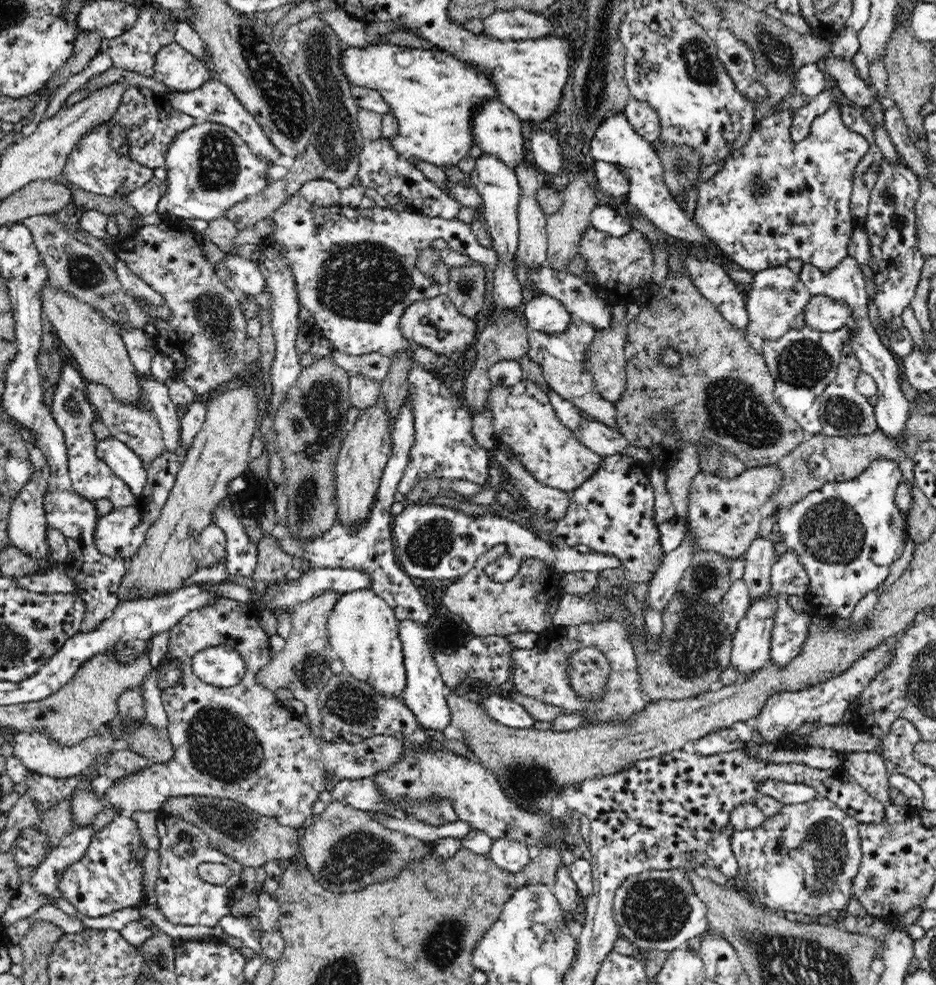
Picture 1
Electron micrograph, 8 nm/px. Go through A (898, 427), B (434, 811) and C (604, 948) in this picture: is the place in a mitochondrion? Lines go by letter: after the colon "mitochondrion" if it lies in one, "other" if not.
A: other
B: mitochondrion
C: other

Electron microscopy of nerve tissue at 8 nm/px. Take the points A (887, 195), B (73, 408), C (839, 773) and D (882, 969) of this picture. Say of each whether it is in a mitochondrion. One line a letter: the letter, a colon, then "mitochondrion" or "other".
A: mitochondrion
B: other
C: other
D: other

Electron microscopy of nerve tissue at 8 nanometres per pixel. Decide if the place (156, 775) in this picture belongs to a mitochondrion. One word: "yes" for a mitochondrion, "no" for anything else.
no

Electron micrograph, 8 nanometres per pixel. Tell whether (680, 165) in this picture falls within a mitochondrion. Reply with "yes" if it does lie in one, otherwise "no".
yes

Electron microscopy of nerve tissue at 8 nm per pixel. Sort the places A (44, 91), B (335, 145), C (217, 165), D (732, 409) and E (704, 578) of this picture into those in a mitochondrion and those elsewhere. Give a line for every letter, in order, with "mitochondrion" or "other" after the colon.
A: other
B: mitochondrion
C: mitochondrion
D: mitochondrion
E: mitochondrion

